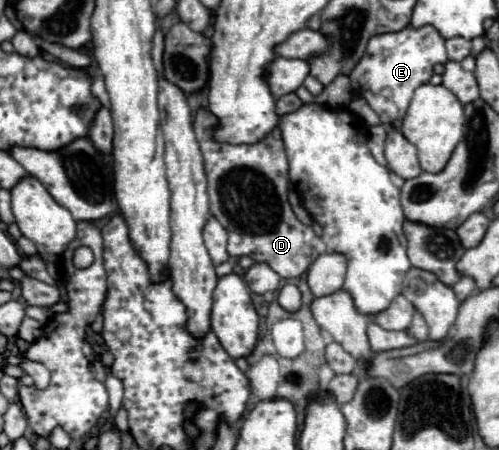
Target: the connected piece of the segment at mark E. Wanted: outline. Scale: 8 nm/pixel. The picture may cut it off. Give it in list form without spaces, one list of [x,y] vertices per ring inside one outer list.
[[[411,25],[399,33],[383,33],[371,37],[363,59],[351,71],[349,79],[359,87],[361,95],[369,101],[369,105],[379,113],[385,125],[391,125],[395,119],[401,119],[409,107],[413,91],[429,83],[433,75],[435,63],[447,63],[445,39],[431,25],[413,29]]]

